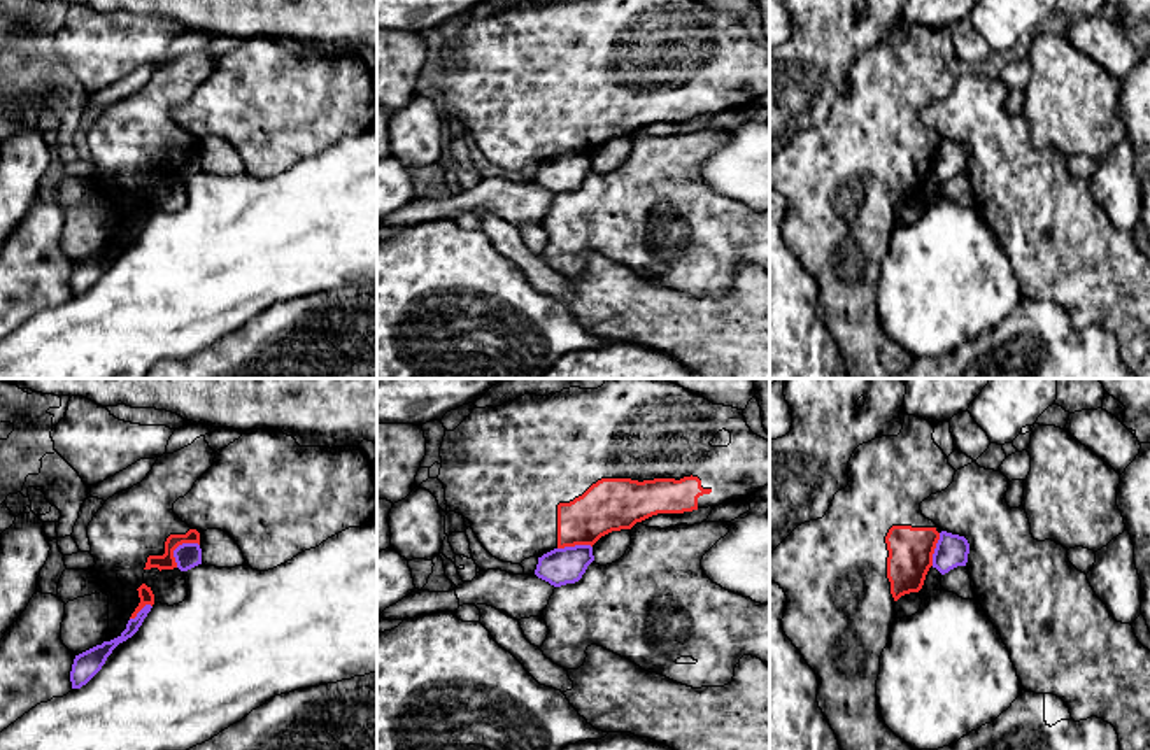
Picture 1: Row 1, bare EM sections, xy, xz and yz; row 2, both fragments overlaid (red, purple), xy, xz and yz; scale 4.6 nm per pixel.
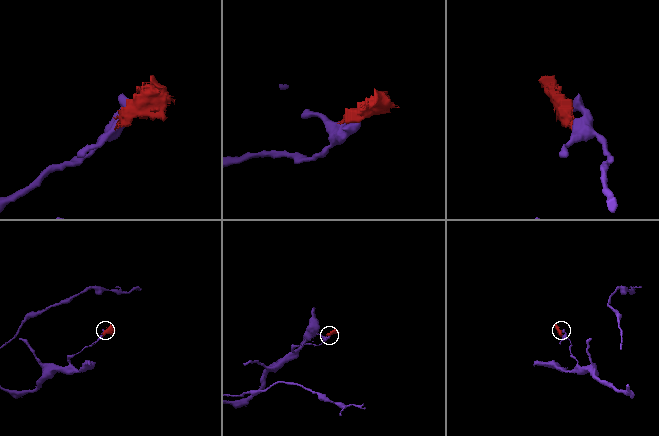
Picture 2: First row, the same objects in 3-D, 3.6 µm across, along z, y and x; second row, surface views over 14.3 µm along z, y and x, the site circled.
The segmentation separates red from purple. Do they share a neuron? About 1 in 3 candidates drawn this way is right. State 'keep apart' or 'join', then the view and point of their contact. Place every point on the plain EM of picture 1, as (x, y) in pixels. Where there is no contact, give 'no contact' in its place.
keep apart; meets red in xy at (177, 153)

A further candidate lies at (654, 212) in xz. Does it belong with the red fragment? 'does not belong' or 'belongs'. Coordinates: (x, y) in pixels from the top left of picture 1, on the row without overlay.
does not belong

